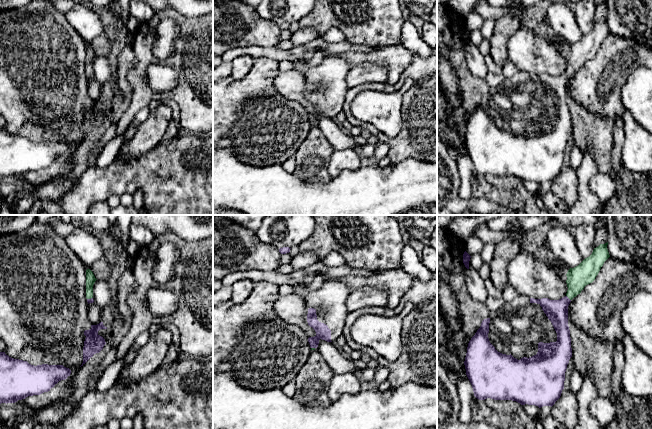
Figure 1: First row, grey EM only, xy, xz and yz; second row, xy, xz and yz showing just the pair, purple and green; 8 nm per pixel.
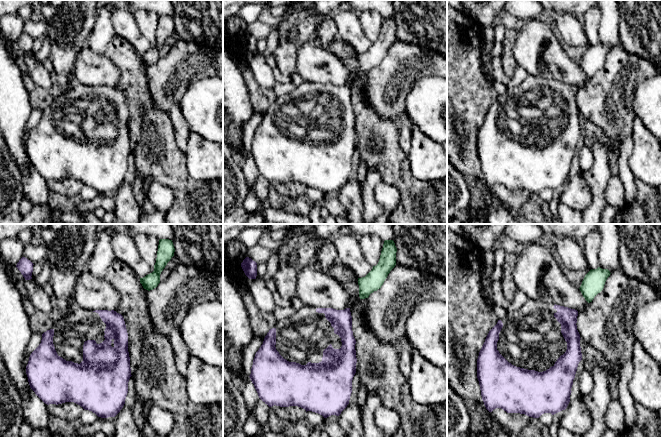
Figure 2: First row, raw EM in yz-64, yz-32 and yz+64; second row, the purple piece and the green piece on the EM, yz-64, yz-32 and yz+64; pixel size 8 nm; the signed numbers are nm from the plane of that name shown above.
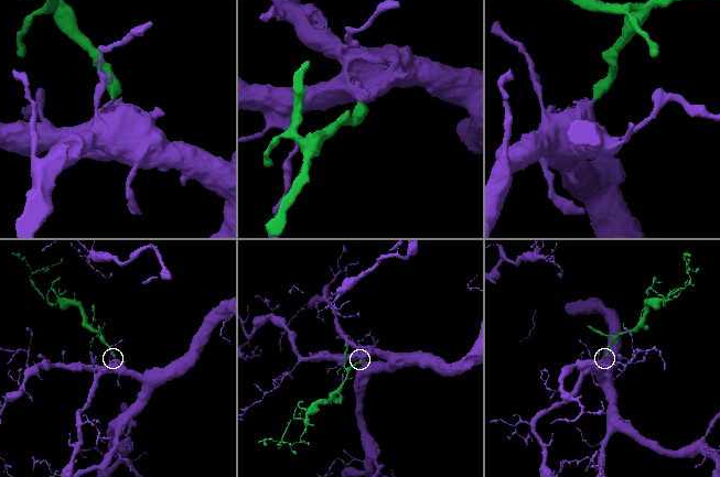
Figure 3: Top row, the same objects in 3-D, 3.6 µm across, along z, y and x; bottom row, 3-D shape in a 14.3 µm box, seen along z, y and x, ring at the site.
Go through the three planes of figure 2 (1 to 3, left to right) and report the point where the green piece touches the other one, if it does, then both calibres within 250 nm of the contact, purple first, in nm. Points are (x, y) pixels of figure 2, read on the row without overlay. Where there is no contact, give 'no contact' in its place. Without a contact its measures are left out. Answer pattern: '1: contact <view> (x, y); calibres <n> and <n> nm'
1: no contact
2: no contact
3: no contact

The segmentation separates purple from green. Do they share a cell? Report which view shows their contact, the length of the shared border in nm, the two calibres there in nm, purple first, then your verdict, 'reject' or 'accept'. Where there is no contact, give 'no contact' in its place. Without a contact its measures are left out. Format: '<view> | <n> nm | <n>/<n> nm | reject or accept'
yz | 60 nm | 180/180 nm | accept

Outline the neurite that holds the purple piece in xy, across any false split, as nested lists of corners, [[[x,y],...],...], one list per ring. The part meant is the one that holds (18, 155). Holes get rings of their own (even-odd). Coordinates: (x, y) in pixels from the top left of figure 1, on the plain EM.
[[[0,128],[0,180],[48,168],[70,150],[71,146],[63,141],[34,142]]]

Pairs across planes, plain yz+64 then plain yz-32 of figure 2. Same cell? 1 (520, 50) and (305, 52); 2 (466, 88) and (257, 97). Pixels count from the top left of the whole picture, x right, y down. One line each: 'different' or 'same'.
1: same
2: same

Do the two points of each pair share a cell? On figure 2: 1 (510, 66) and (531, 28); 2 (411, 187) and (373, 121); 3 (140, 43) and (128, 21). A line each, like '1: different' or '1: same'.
1: different
2: same
3: same

